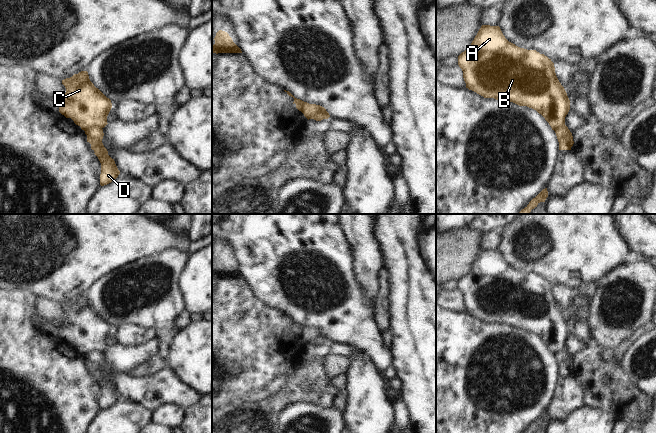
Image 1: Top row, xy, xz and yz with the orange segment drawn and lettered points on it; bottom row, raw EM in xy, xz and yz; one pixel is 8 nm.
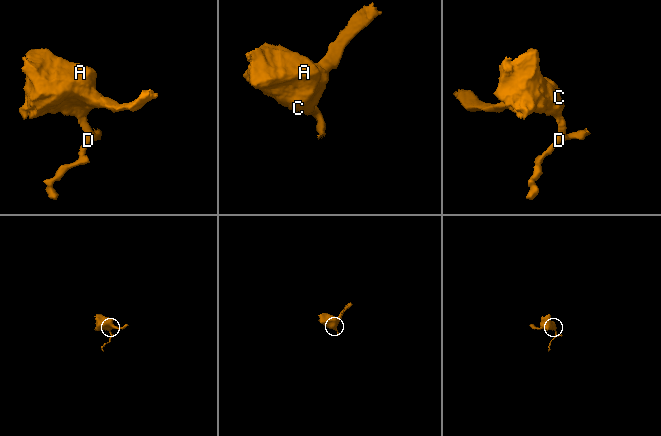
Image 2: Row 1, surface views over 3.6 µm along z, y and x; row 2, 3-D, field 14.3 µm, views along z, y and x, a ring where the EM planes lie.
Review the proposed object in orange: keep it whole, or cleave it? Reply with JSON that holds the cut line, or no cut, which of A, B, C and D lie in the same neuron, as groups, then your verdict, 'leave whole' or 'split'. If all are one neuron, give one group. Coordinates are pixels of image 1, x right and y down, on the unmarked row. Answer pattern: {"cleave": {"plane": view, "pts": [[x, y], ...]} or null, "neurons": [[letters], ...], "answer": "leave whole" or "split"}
{"cleave": {"plane": "xy", "pts": [[101, 351], [91, 350], [84, 354]]}, "neurons": [["A", "B", "C"], ["D"]], "answer": "split"}

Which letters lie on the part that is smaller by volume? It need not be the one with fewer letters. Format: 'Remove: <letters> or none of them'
Remove: D.

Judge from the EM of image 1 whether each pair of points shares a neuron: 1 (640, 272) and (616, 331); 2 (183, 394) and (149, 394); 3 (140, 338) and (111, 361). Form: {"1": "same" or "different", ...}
{"1": "same", "2": "same", "3": "different"}

